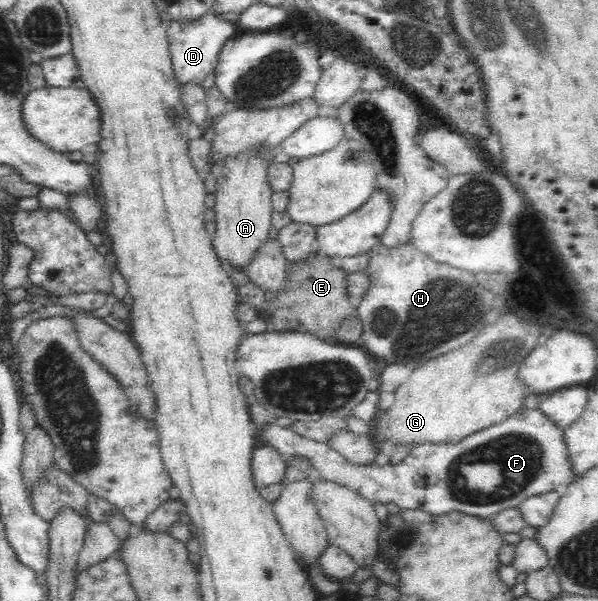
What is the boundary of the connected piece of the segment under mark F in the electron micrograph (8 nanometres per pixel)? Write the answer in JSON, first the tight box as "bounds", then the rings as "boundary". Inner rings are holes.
{"bounds":[257,409,573,519],"boundary":[[[519,409],[509,418],[484,428],[479,432],[466,436],[458,443],[427,443],[411,448],[405,459],[397,465],[390,462],[384,466],[369,463],[356,465],[347,463],[347,459],[339,451],[329,449],[325,442],[319,442],[301,436],[289,427],[281,427],[277,423],[257,424],[261,440],[286,458],[304,456],[314,466],[318,477],[335,482],[354,490],[359,496],[366,498],[372,505],[375,502],[387,504],[393,502],[400,508],[417,510],[423,509],[432,515],[444,515],[451,511],[459,511],[469,516],[489,519],[493,514],[506,508],[521,504],[529,496],[537,496],[551,492],[558,484],[569,484],[573,480],[573,471],[569,469],[569,457],[563,443],[564,429],[557,427],[549,417],[539,409]]]}

